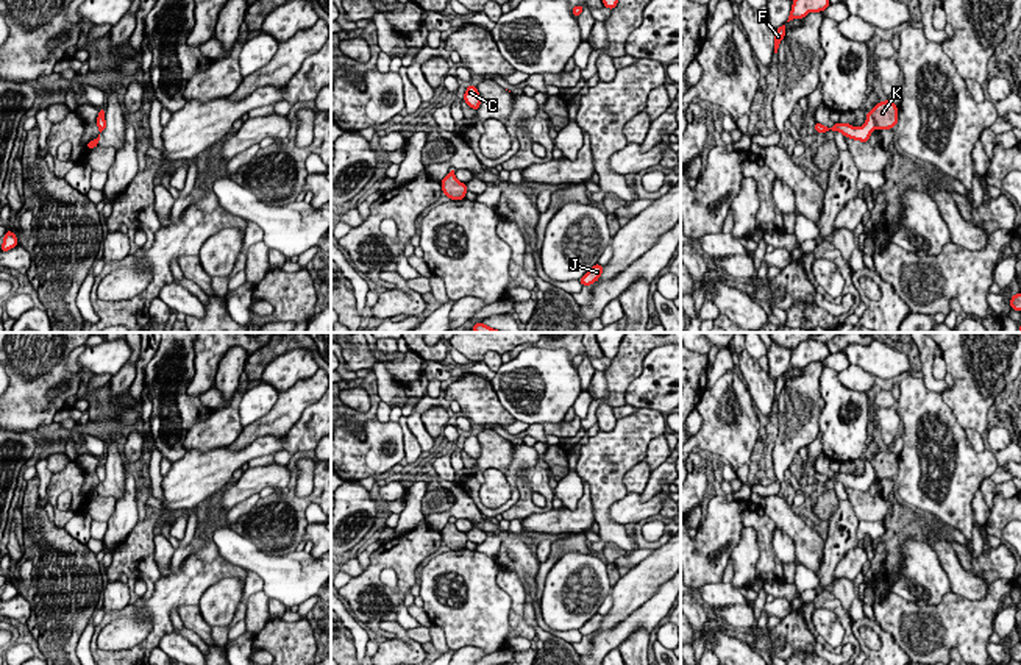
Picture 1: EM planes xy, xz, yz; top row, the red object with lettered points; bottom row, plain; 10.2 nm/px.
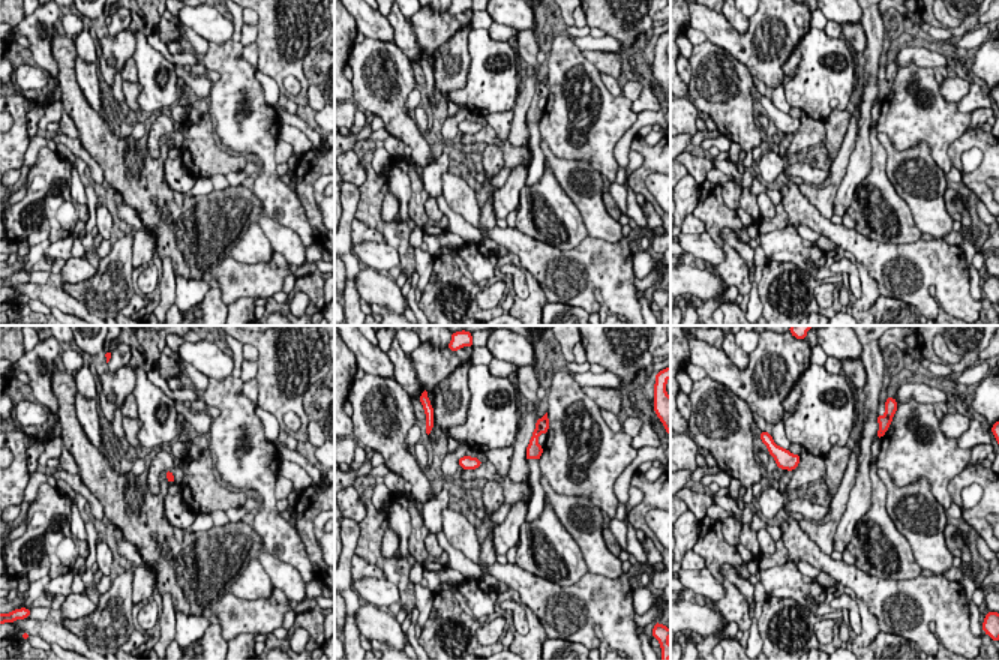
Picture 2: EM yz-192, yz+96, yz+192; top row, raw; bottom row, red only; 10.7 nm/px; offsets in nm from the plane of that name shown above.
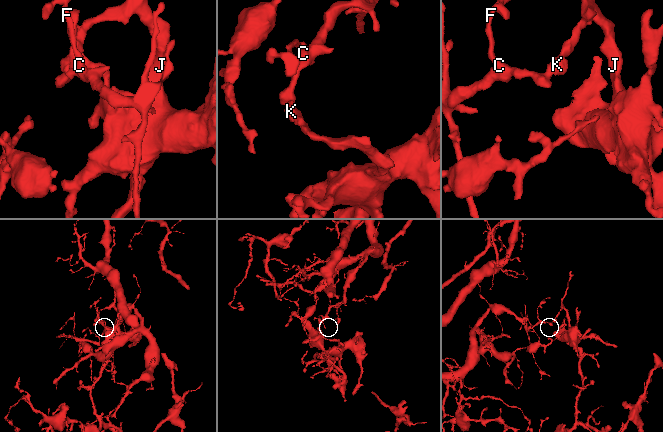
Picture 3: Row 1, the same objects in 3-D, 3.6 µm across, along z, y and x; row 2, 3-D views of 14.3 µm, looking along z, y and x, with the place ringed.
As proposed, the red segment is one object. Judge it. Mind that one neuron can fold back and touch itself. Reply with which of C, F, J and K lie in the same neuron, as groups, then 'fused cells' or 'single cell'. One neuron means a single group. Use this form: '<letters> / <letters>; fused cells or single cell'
C F / J K; fused cells

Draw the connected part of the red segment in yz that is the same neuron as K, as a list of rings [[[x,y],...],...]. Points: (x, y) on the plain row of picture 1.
[[[891,448],[879,451],[870,464],[874,468],[877,479],[893,479],[893,476],[898,475],[898,456],[891,451]]]

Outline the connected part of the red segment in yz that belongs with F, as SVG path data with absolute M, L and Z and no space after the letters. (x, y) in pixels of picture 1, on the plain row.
M804 340L796 348L793 348L792 361L784 375L781 375L774 384L774 403L779 400L779 393L785 386L787 373L793 368L802 368L809 362L821 362L829 356L827 343L820 340Z

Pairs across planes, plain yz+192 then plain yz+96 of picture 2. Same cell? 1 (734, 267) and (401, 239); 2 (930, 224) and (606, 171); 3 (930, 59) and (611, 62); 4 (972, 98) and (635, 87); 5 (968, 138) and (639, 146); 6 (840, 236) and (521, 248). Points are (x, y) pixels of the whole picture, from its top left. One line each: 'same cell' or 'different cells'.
1: same cell
2: different cells
3: same cell
4: different cells
5: same cell
6: same cell

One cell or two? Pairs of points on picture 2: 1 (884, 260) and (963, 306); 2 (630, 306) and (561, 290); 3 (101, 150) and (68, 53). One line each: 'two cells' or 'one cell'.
1: one cell
2: one cell
3: one cell

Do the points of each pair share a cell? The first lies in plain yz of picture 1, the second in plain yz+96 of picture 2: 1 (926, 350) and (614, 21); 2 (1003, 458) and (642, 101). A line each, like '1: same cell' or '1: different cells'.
1: different cells
2: same cell

